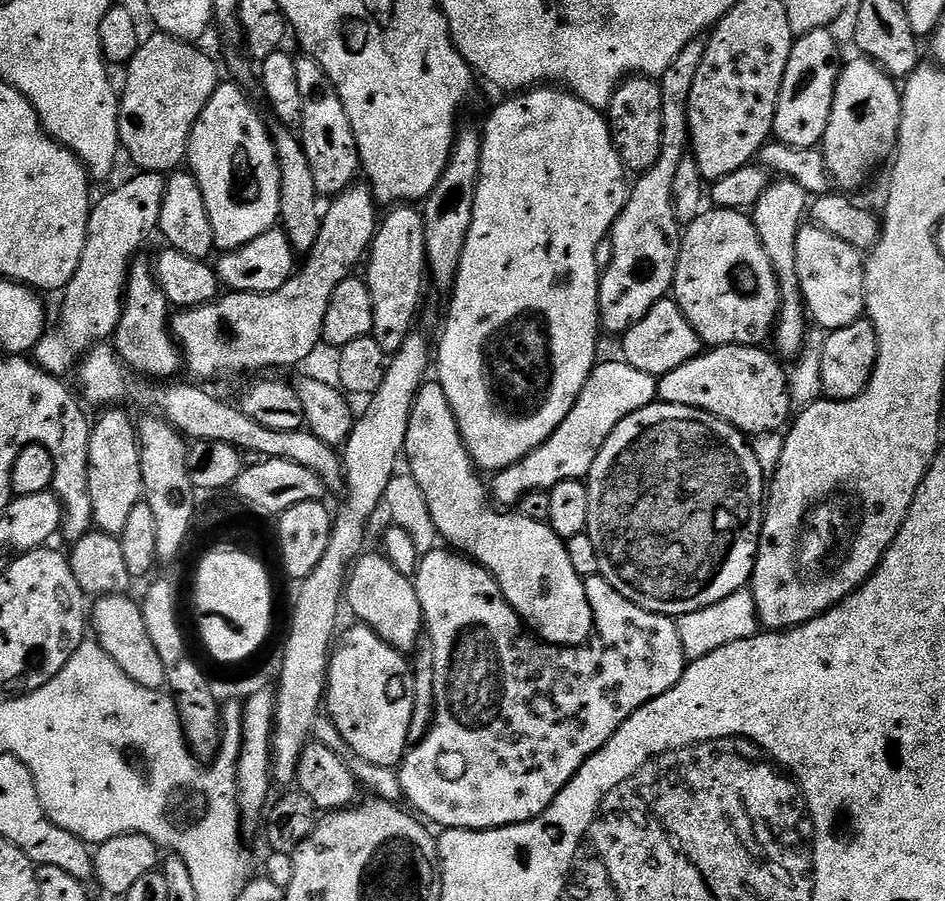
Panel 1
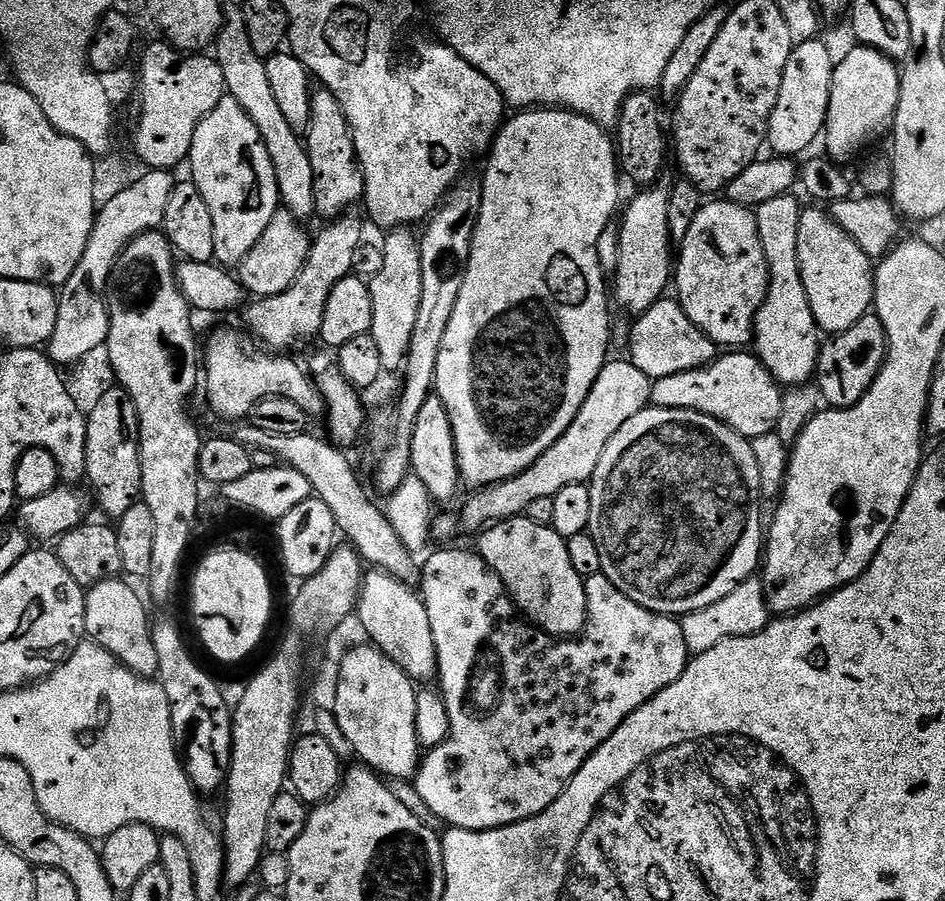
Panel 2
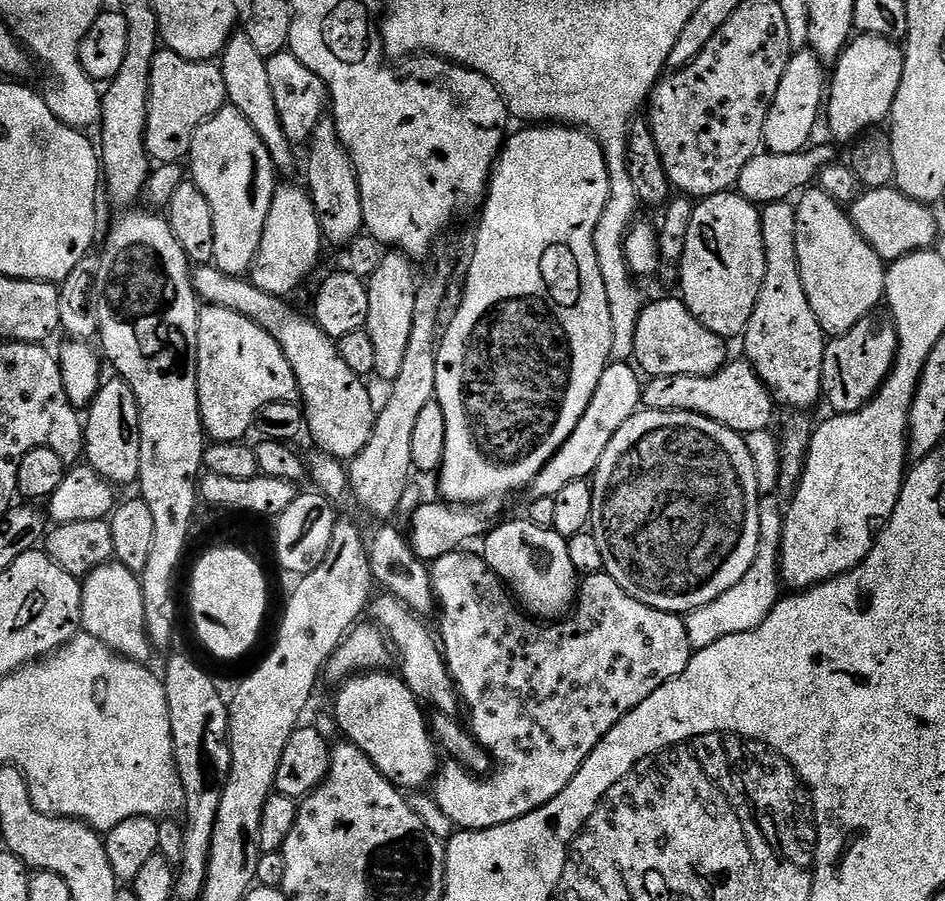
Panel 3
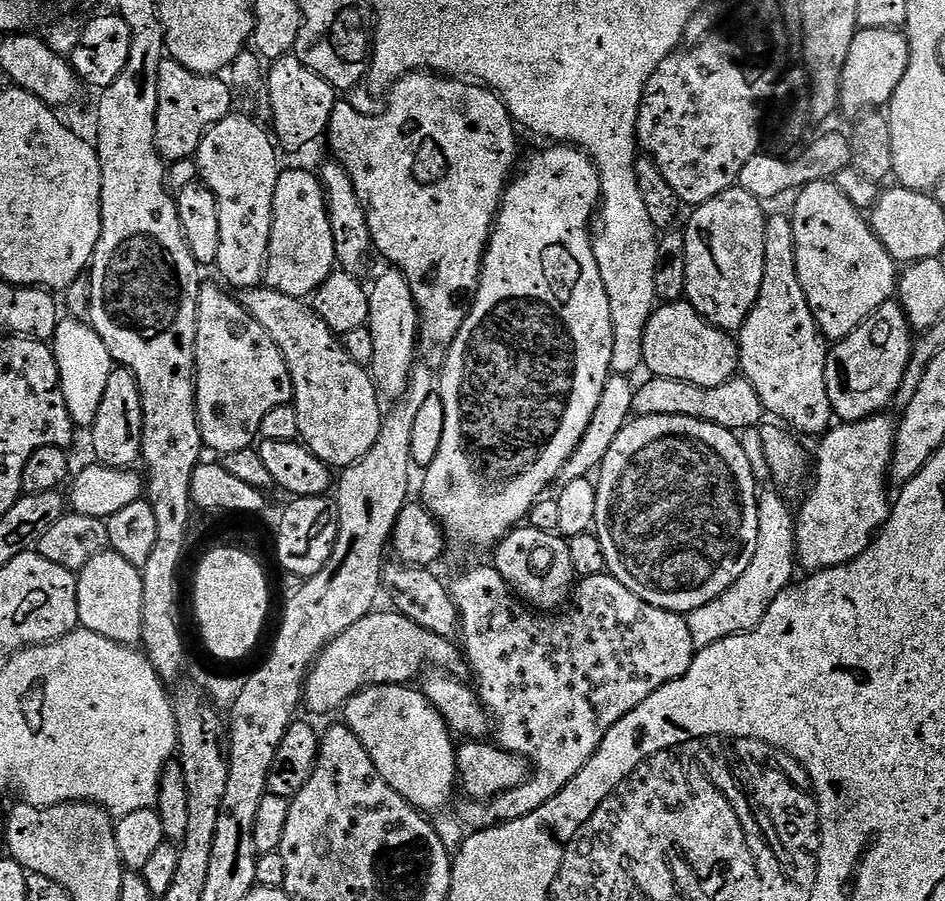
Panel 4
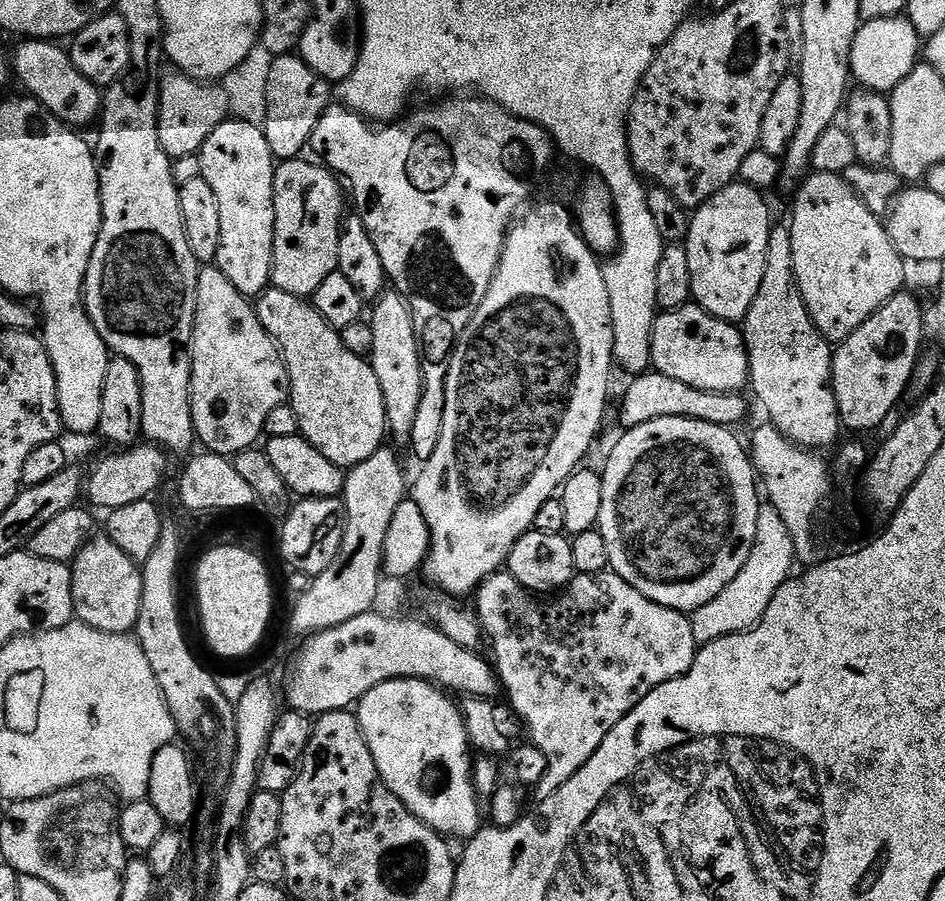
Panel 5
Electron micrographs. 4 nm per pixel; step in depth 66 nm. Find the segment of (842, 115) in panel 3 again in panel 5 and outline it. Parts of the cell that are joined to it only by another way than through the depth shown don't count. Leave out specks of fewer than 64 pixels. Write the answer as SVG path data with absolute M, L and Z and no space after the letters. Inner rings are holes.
M907 15L863 21L850 50L852 80L858 82L860 88L890 94L900 85L902 78L906 78L906 74L916 69L921 56L922 37L914 30Z

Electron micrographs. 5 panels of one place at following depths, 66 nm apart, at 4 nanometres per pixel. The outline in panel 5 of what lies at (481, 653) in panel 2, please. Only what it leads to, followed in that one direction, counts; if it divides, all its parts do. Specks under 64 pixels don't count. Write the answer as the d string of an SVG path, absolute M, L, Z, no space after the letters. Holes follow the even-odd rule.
M501 570L495 572L493 576L487 576L482 581L474 593L475 600L476 619L479 621L487 643L488 640L492 643L490 660L495 667L499 687L502 692L508 695L508 704L516 711L517 718L524 723L524 728L528 731L529 738L527 739L530 744L546 756L546 762L548 763L546 772L543 774L540 784L535 785L534 788L537 801L550 798L550 794L554 794L562 785L570 782L570 778L574 778L574 774L578 774L578 770L582 770L582 766L586 766L586 762L594 754L594 750L598 750L598 746L602 746L606 734L610 734L610 730L614 730L614 726L618 726L618 722L622 722L622 718L626 718L626 714L630 714L630 710L634 710L634 706L638 706L638 702L642 702L642 698L646 698L646 694L650 694L655 688L670 682L674 678L684 676L696 660L698 646L694 642L691 619L678 610L667 608L658 602L650 602L650 598L638 594L638 590L634 590L634 586L630 586L630 582L626 582L611 570L599 572L596 576L573 575L567 588L548 599L541 598L537 593L523 588L508 571Z

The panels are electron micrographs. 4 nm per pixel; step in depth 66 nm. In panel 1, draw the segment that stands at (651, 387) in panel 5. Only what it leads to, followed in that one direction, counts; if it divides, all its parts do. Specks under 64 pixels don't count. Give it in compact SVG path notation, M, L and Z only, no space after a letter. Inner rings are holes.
M721 344L701 351L678 370L659 377L656 395L665 404L702 410L752 438L764 432L780 432L794 412L788 393L788 372L766 349L750 344Z

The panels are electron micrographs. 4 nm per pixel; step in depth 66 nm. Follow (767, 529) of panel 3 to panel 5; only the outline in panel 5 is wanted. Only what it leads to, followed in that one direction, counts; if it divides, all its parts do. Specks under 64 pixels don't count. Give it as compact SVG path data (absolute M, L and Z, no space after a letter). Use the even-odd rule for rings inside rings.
M761 503L758 534L754 534L754 546L750 550L750 558L746 558L746 566L738 570L734 582L730 582L730 586L726 586L718 598L710 598L706 606L691 613L696 645L703 646L727 636L737 636L740 632L751 632L766 614L770 598L774 598L774 594L778 594L781 586L790 579L794 572L792 567L796 568L797 564L794 538L782 522L781 515L771 504Z

